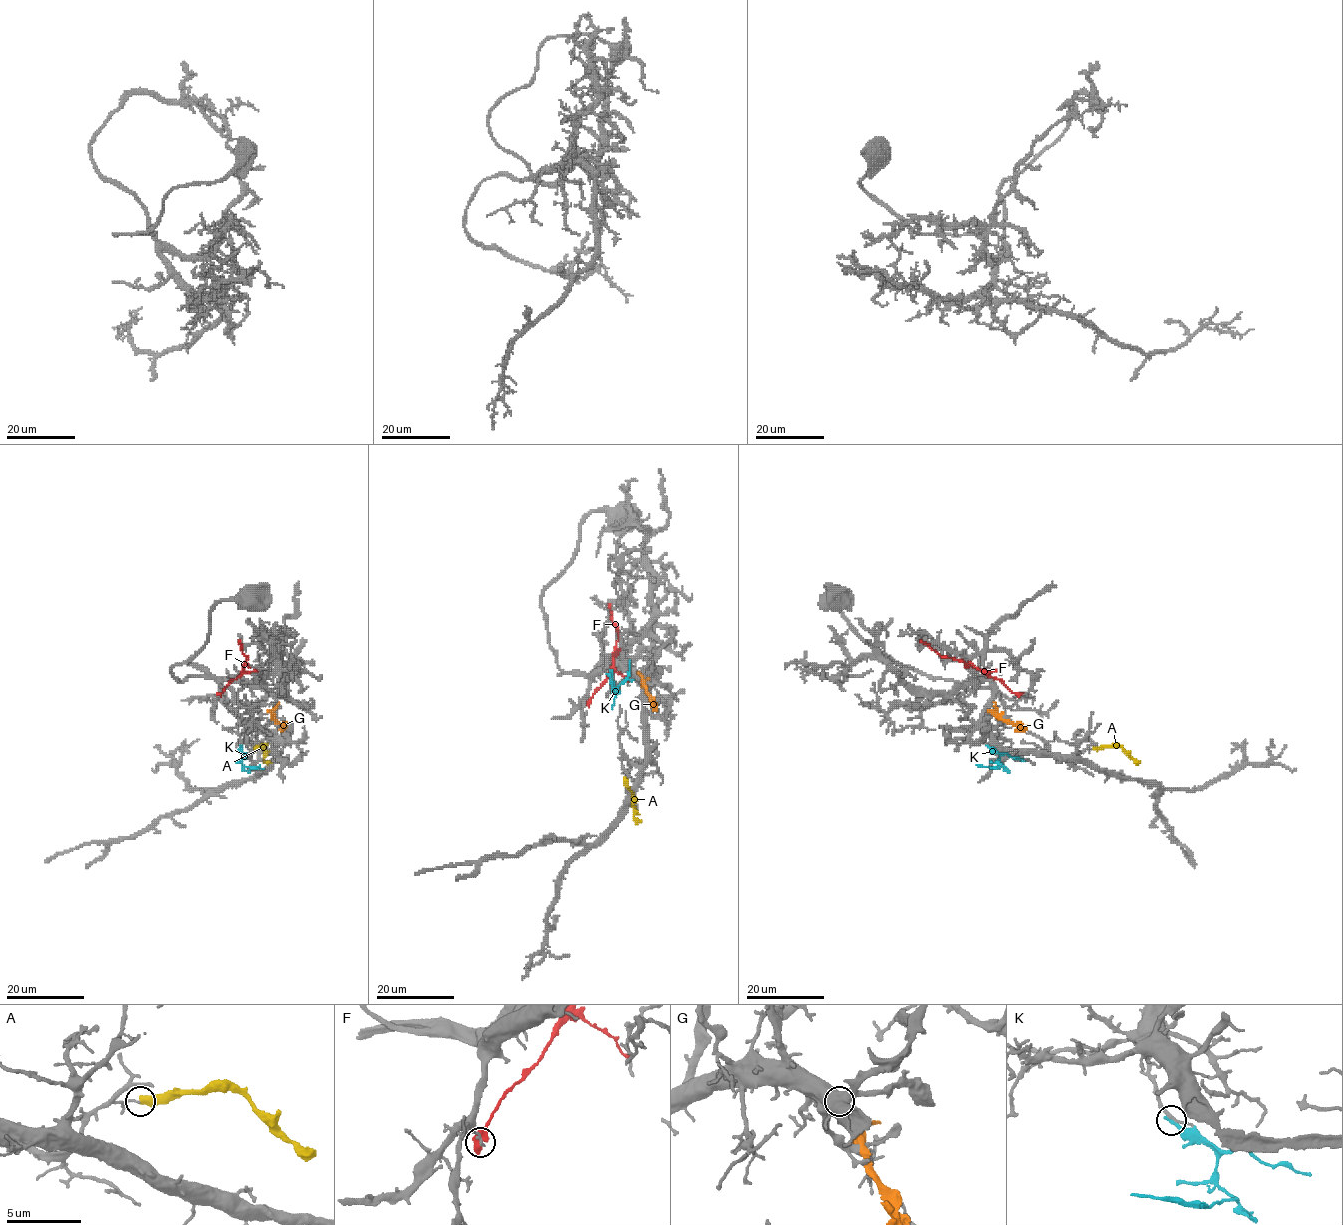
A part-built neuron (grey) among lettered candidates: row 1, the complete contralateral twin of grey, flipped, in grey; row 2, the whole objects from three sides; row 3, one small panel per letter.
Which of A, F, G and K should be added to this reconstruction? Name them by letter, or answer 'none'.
none

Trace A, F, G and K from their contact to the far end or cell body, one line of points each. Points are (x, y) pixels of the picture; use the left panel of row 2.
A: (256, 748), (263, 745), (264, 759), (271, 763)
F: (219, 694), (236, 677), (247, 659), (238, 640)
G: (269, 710), (286, 727)
K: (240, 745), (244, 766), (255, 768), (259, 765)

